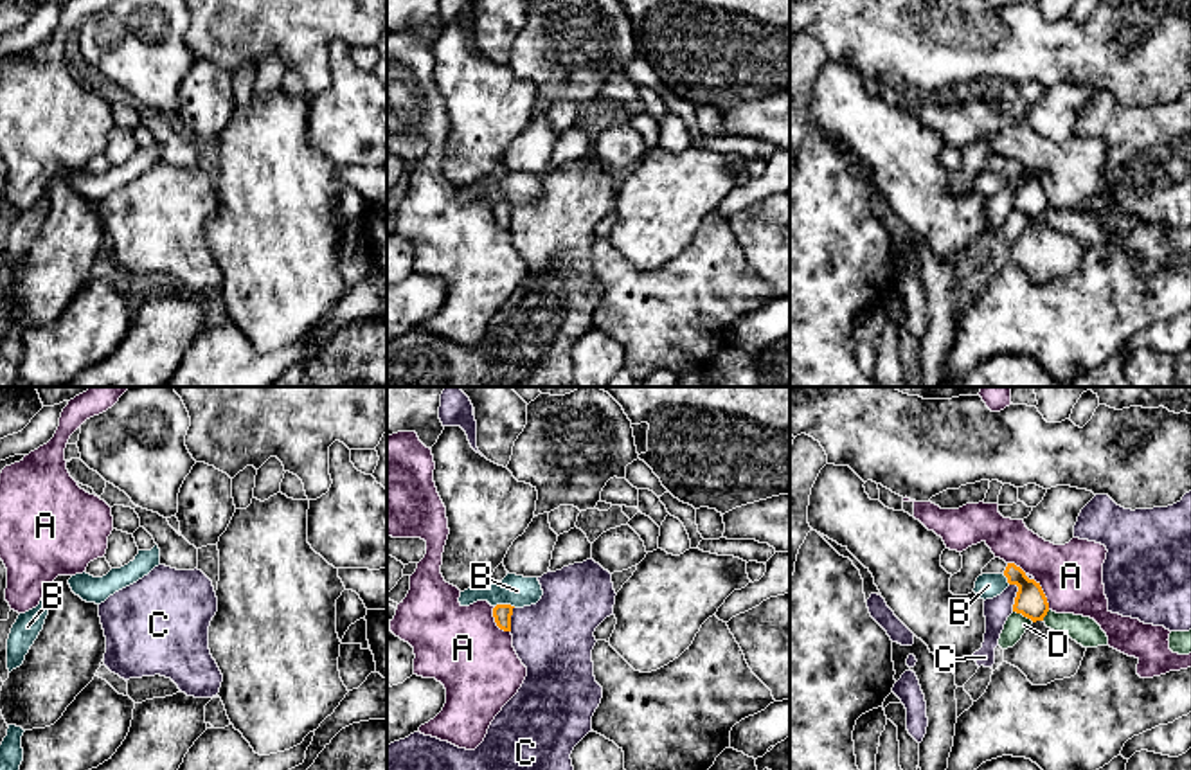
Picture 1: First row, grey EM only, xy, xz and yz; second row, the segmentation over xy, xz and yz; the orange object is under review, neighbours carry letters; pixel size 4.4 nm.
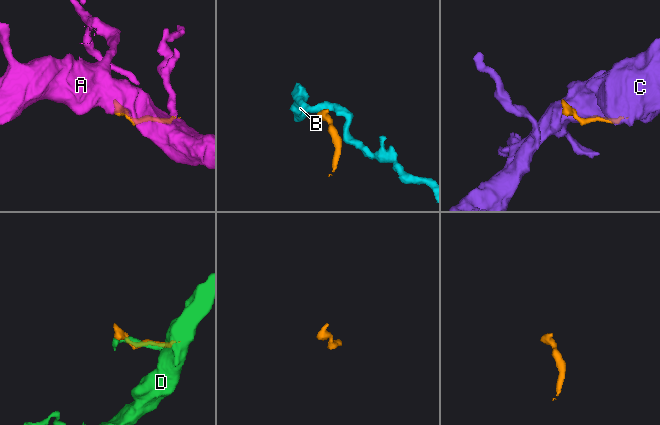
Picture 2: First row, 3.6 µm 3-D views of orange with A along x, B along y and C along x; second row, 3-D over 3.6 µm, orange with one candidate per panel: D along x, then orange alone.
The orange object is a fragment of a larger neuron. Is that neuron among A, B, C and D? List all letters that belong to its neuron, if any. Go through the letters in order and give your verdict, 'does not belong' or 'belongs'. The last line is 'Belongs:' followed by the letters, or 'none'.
A: does not belong
B: does not belong
C: does not belong
D: does not belong
Belongs: none

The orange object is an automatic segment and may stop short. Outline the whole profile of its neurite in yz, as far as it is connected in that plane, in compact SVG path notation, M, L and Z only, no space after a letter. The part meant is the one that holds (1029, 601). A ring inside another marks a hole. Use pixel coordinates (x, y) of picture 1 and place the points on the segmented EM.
M1000 558L991 560L982 574L1004 574L1009 585L1016 585L1018 592L1015 597L1013 612L1022 613L1033 622L1043 621L1049 612L1047 597L1034 579L1029 579L1025 572L1015 563L1006 563Z

